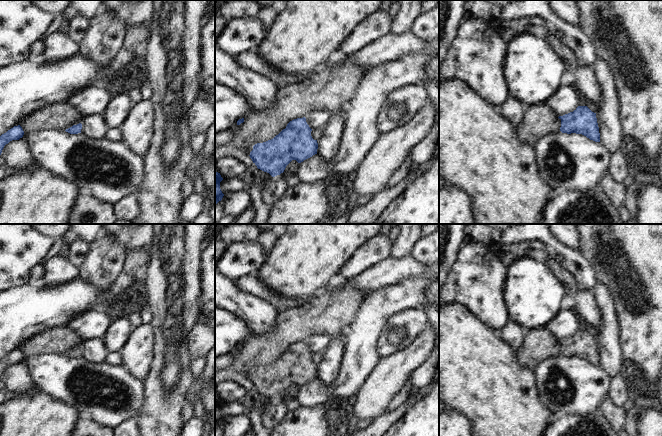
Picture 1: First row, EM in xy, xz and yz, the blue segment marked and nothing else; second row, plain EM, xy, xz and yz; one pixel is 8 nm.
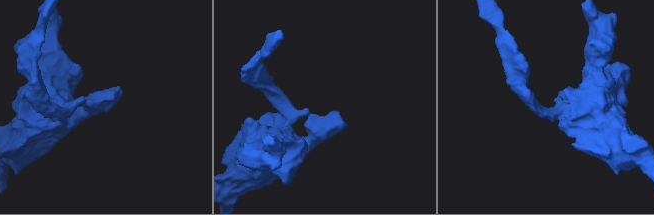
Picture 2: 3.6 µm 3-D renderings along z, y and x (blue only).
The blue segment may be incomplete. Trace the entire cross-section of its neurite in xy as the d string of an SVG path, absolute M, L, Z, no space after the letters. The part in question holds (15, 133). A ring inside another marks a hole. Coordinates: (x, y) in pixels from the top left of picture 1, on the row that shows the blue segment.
M20 125L14 126L6 133L2 134L0 136L0 155L6 144L8 144L12 140L19 140L20 138L23 137L23 135L24 135L24 131Z

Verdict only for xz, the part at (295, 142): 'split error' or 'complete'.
complete

